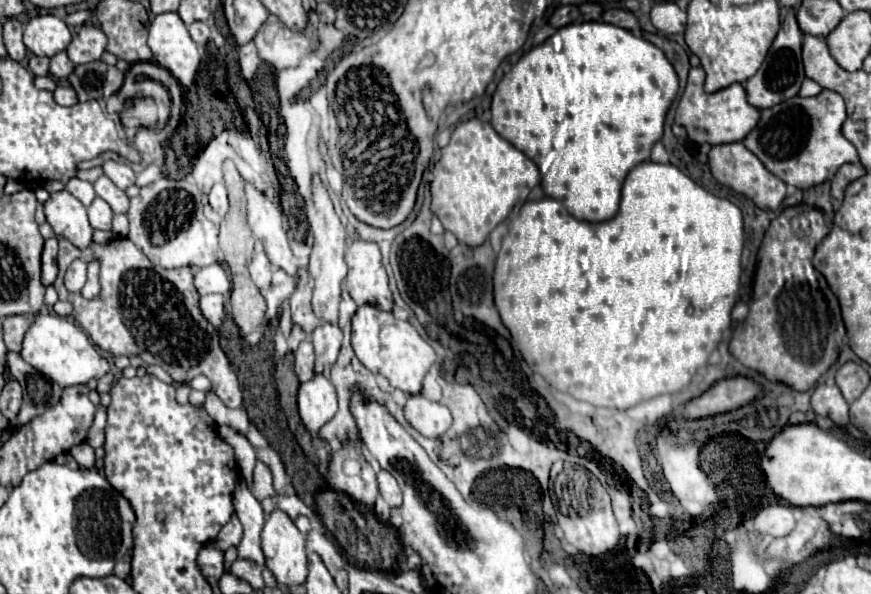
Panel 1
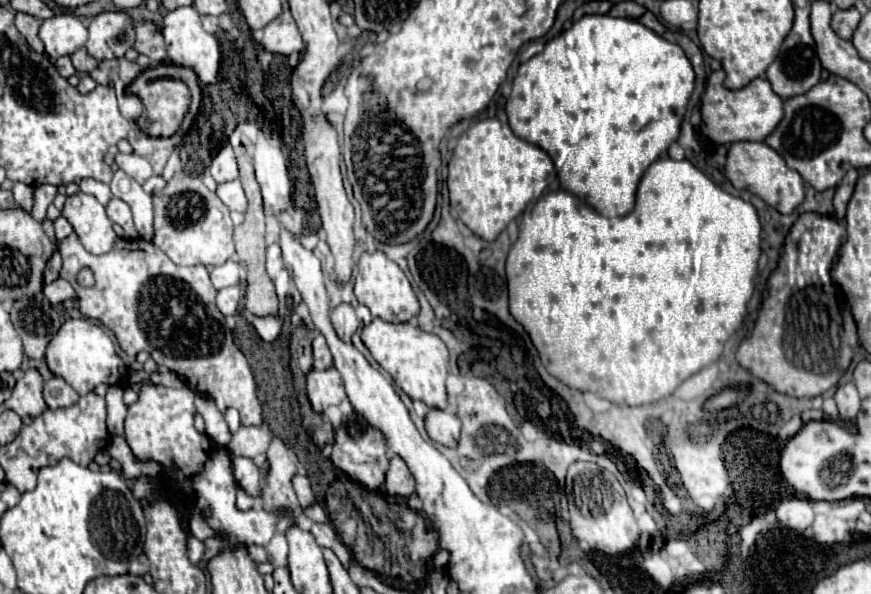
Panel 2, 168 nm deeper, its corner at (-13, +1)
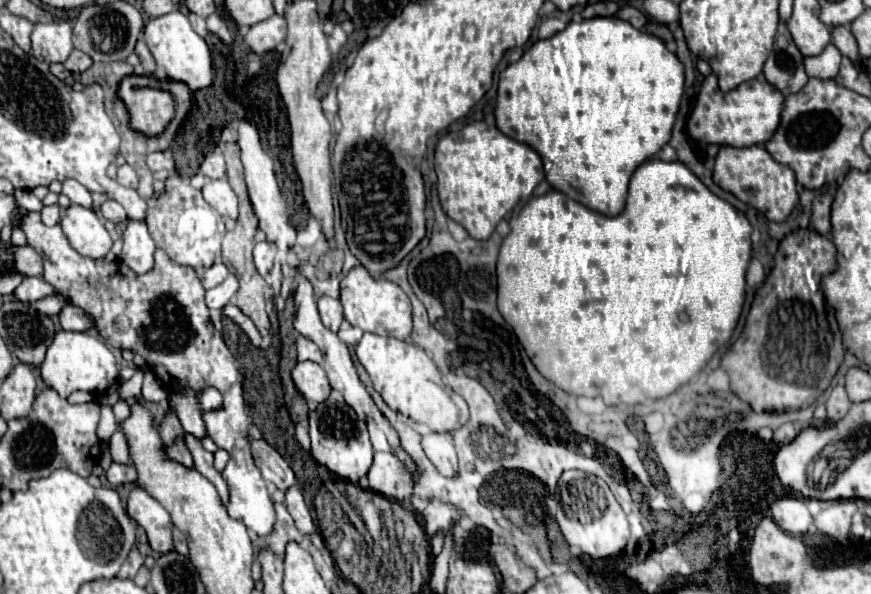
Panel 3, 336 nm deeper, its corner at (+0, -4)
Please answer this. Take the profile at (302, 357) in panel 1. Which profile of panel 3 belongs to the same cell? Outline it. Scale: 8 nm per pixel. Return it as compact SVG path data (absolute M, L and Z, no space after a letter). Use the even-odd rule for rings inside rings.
M298 336L296 338L296 348L298 348L298 360L300 362L306 362L306 360L312 360L312 362L322 362L322 354L318 350L318 346L310 340L306 340L304 336Z

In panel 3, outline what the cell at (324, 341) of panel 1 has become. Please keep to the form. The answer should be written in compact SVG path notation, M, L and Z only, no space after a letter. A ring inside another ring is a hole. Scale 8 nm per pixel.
M328 296L320 298L318 300L318 312L320 312L320 320L324 322L324 326L328 326L332 332L338 332L340 324L344 322L340 300L334 300Z

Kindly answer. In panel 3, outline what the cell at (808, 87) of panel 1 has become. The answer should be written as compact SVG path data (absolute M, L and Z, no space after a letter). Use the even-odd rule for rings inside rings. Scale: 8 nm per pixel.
M830 43L822 54L804 58L804 67L808 77L830 79L838 74L841 60L841 53Z

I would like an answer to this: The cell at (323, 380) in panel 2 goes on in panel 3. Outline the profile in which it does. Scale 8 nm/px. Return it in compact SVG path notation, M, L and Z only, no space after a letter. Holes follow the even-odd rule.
M298 362L292 370L292 380L308 404L320 404L330 396L326 372L316 362Z

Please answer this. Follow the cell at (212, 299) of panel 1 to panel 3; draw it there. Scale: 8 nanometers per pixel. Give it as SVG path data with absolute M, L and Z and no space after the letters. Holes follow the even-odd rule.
M230 274L220 286L206 292L206 306L210 310L222 310L228 302L232 302L236 290L238 290L238 280L234 274Z

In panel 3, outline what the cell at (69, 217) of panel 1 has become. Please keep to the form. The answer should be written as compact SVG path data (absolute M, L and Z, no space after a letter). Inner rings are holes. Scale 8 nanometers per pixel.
M70 204L62 212L60 226L70 246L82 256L104 258L112 246L112 238L94 210Z

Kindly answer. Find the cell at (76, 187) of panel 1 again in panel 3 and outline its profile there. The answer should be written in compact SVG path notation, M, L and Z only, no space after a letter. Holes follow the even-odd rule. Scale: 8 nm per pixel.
M64 180L62 182L62 194L66 194L70 198L70 202L80 204L84 208L92 208L92 194L76 180Z

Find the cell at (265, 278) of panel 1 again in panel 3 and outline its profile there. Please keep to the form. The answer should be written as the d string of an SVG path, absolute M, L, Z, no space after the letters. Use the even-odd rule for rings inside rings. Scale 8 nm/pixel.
M258 242L254 246L254 264L262 276L266 276L272 270L274 254L276 254L276 246L272 246L270 242Z

